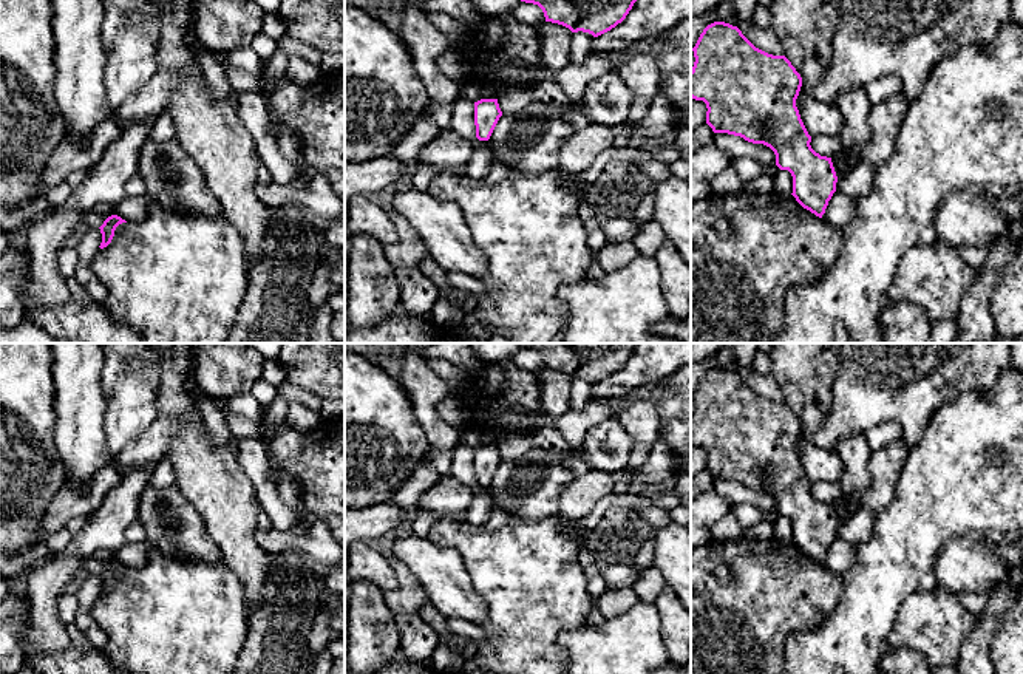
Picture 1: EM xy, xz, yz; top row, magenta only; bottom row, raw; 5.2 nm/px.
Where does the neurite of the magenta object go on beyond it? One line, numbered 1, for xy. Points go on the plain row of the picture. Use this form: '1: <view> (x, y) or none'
1: none

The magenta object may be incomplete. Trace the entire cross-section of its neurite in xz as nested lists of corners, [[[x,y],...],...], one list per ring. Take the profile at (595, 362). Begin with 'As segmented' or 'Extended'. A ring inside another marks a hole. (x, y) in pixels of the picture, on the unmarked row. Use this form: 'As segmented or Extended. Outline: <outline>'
As segmented. Outline: [[[519,343],[538,351],[545,368],[598,383],[621,369],[638,343]]]

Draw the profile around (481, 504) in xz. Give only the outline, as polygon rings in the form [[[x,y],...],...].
[[[476,487],[467,510],[467,521],[476,526],[485,523],[493,507],[493,499],[484,487]]]

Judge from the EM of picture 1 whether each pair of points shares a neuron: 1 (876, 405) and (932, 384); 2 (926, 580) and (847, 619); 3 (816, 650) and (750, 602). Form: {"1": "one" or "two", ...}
{"1": "one", "2": "one", "3": "two"}

